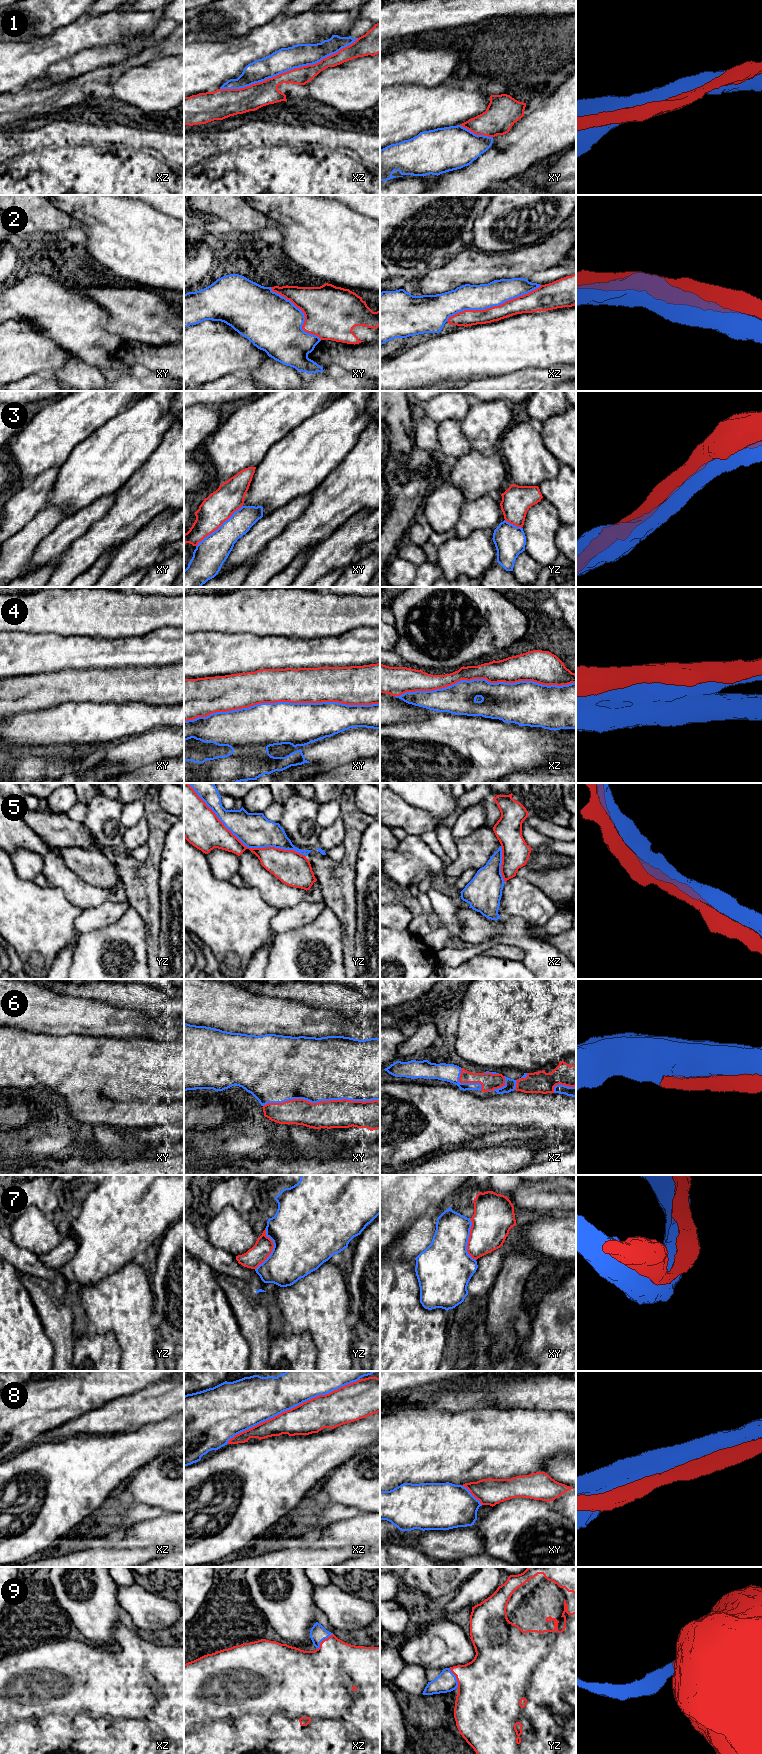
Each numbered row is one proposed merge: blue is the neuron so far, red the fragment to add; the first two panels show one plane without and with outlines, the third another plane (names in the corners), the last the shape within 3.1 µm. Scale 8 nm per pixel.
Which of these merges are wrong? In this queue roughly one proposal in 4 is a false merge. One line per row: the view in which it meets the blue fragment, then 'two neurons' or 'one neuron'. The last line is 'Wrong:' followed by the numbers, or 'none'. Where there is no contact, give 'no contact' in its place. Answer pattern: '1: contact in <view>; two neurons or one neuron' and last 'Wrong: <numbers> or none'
1: contact in xz; one neuron
2: contact in xz; one neuron
3: contact in xy; two neurons
4: contact in xy; two neurons
5: contact in yz; one neuron
6: contact in xy; one neuron
7: contact in xy; one neuron
8: contact in xz; one neuron
9: contact in xz; one neuron
Wrong: 3, 4

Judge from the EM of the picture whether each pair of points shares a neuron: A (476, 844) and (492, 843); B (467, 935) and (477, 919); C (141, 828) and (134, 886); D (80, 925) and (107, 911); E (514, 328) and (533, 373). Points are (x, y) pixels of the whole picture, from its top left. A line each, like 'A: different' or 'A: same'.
A: same
B: same
C: different
D: same
E: different

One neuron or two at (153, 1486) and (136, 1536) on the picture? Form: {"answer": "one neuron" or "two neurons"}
{"answer": "two neurons"}

